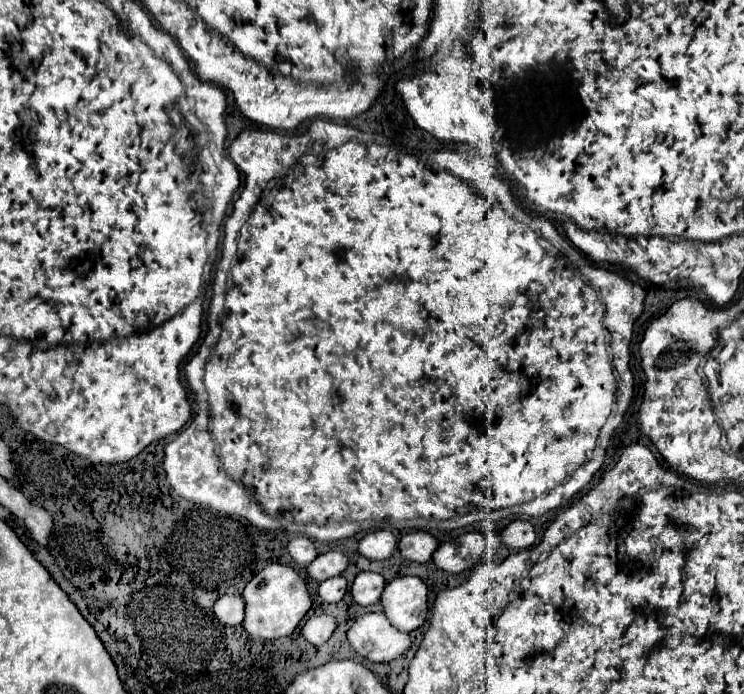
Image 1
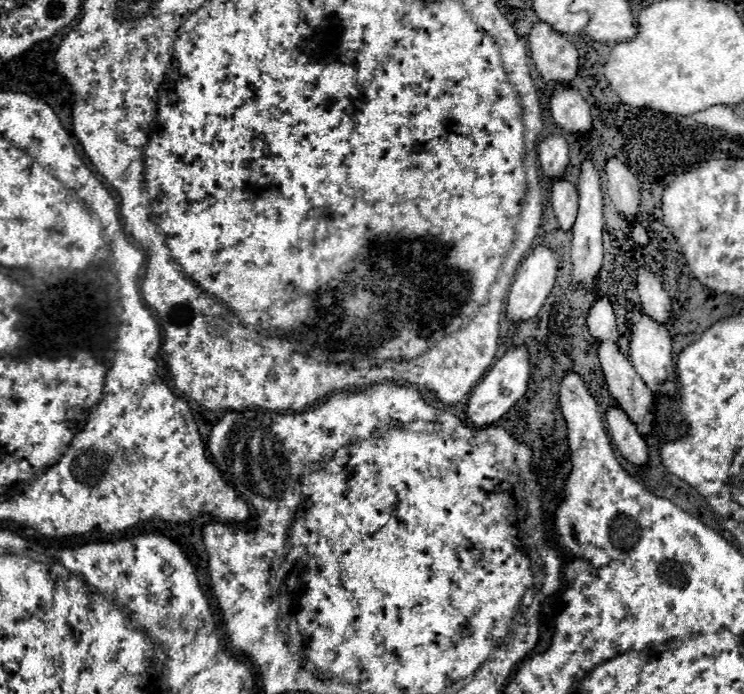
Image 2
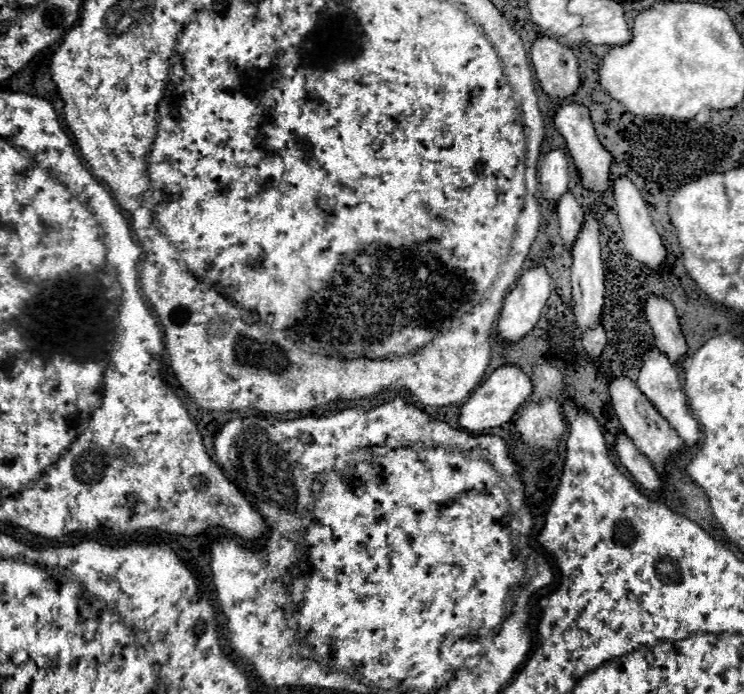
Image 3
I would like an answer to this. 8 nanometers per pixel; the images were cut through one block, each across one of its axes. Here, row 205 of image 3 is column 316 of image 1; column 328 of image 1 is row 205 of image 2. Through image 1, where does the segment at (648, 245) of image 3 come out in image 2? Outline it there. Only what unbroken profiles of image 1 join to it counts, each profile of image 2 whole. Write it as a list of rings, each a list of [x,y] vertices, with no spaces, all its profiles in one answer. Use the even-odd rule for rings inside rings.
[[[608,158],[604,164],[606,180],[608,180],[608,194],[618,208],[618,212],[626,218],[634,218],[640,204],[638,182],[634,174],[616,158]]]

